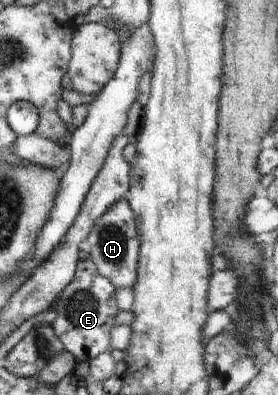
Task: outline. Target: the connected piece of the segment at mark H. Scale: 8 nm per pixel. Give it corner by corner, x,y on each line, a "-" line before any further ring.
118,200
118,202
114,202
100,218
98,218
98,222
96,225
93,225
90,228
90,233
87,238
85,238
84,248
92,258
92,262
96,265
99,273
102,273
117,289
118,287
132,287
137,279
137,263
138,263
138,255
139,255
139,246
140,242
138,242
138,232
137,225
135,222
134,214
132,214
132,210
130,210
130,206
128,206
127,200

